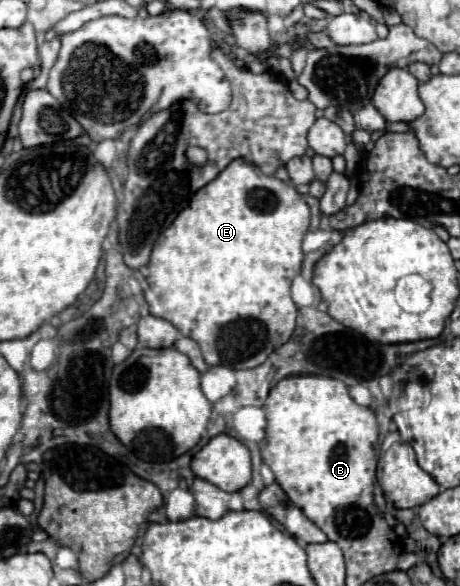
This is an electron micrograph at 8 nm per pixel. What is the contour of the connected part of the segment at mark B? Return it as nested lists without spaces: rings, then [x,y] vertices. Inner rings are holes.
[[[294,375],[282,379],[270,389],[264,403],[264,413],[268,419],[266,437],[260,443],[260,453],[264,463],[276,475],[276,483],[284,489],[288,499],[298,505],[304,515],[318,527],[326,525],[326,519],[362,497],[362,493],[374,489],[376,481],[376,441],[378,441],[378,421],[372,409],[360,407],[348,395],[348,387],[330,377],[322,375]]]

